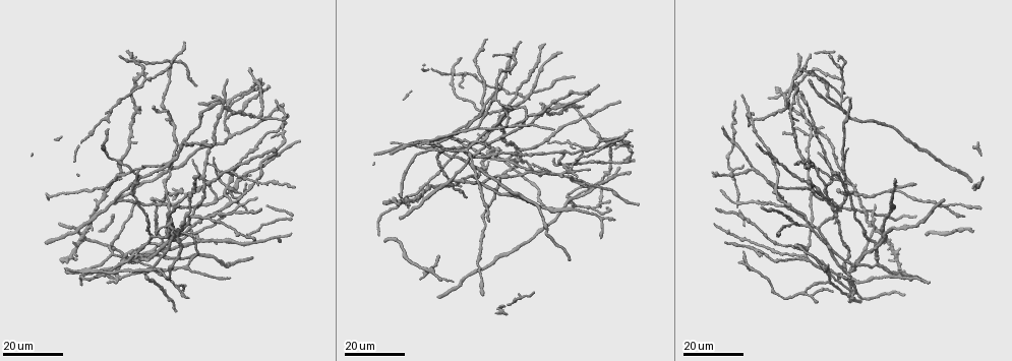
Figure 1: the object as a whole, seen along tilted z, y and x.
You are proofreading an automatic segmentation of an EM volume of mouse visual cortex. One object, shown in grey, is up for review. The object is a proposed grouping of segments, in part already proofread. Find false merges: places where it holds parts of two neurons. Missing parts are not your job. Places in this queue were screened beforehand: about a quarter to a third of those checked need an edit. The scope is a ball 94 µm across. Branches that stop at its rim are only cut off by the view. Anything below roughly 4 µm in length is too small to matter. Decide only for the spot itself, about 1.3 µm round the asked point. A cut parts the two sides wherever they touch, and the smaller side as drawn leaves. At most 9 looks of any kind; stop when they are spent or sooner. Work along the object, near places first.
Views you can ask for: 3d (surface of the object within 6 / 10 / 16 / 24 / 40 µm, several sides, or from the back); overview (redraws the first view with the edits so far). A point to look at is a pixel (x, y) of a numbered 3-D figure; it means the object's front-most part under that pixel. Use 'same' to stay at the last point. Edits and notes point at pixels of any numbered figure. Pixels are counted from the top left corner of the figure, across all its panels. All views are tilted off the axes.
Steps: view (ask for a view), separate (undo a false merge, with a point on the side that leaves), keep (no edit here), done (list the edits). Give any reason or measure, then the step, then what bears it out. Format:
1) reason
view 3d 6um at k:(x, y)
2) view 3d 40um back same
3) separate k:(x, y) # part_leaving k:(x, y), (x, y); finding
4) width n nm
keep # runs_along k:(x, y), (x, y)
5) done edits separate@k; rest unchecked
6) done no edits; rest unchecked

arms part here
view 3d 16um at 1:(750, 115)

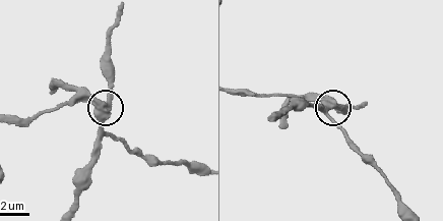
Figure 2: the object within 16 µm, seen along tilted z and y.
view 3d 10um at 2:(101, 102)

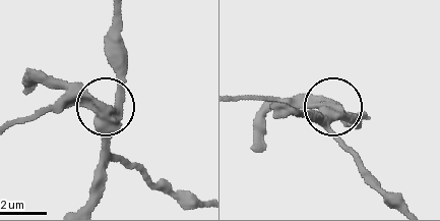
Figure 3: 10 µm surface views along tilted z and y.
arms 3
separate 3:(71, 94) # a second neuron is stuck on

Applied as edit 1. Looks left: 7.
view overview

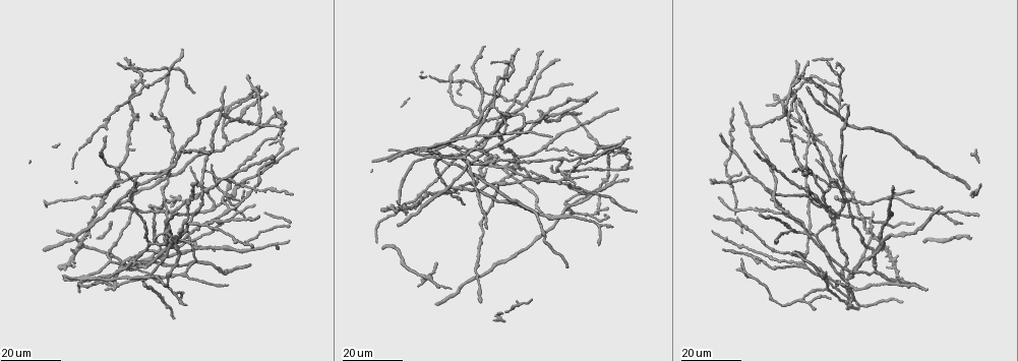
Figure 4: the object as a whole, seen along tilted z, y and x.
branch point
view 3d 24um at 4:(255, 122)

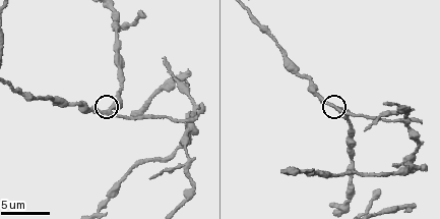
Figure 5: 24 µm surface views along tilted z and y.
view 3d 6um at 5:(111, 110)

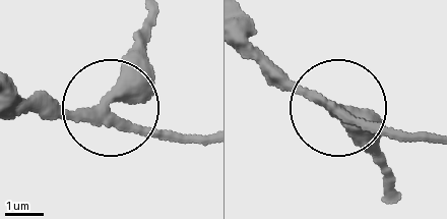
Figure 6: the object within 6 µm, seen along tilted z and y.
arms 3
keep # runs_along 6:(241, 43), (399, 139); continuous, no second neuron

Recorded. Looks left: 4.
arms part here
view 3d 16um at 4:(213, 207)

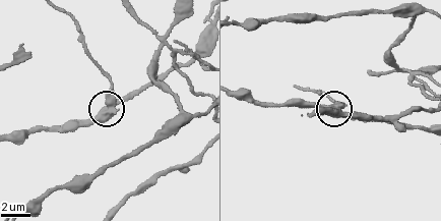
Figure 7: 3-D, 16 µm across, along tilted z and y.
view 3d 6um at 7:(106, 101)

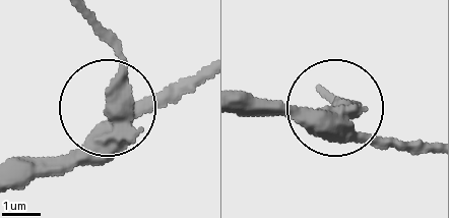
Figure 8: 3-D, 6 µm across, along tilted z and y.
width 420 nm
separate 8:(116, 78) # part_leaving 8:(122, 129), (119, 70), (86, 14); a second neuron is stuck on

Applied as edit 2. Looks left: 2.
done edits separate@3, separate@8; rest unchecked

